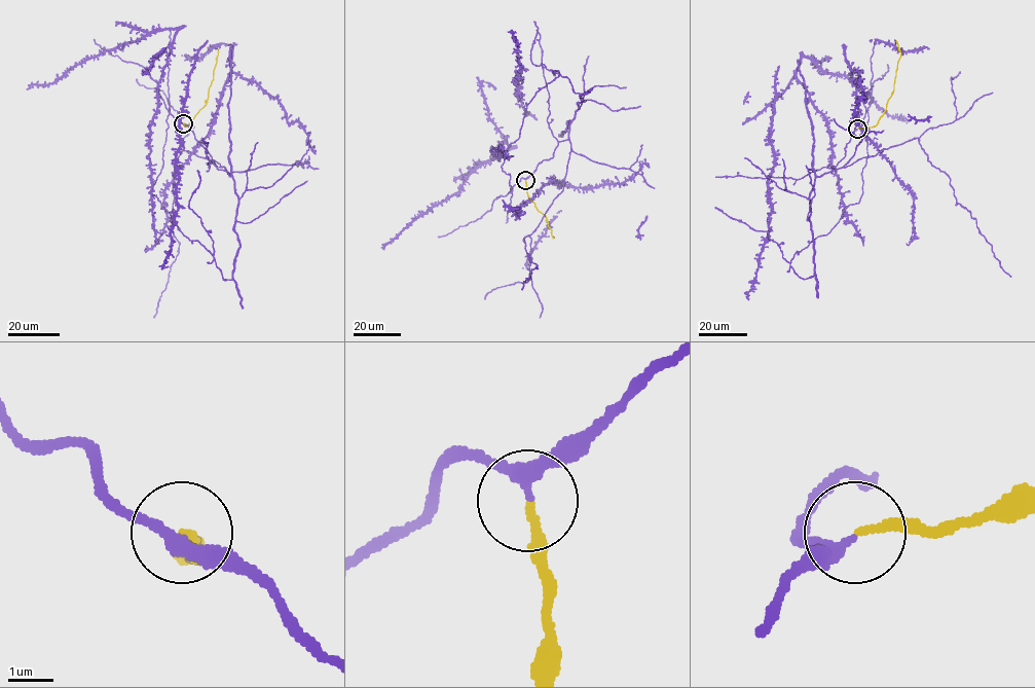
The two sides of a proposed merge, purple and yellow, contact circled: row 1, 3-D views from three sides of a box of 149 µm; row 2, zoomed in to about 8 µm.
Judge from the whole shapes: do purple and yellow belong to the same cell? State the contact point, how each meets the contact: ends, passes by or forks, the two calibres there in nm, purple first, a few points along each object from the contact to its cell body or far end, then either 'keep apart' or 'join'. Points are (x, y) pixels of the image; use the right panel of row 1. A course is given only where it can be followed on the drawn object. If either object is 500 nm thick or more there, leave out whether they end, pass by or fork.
at (857, 129); purple passes by; yellow ends there; 260 nm thick on the purple side, 170 nm on the other; purple runs (857, 129), (815, 178), (814, 273), (804, 279), (793, 255), (848, 206), (799, 61), (907, 122); yellow runs (857, 129), (875, 125), (886, 109), (900, 55), (895, 40); join

